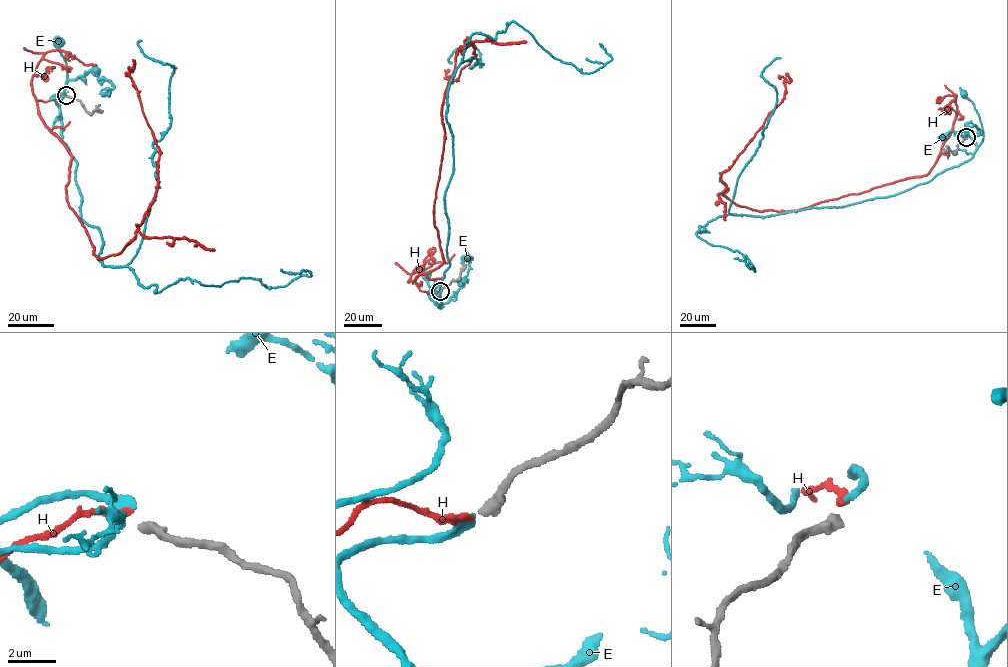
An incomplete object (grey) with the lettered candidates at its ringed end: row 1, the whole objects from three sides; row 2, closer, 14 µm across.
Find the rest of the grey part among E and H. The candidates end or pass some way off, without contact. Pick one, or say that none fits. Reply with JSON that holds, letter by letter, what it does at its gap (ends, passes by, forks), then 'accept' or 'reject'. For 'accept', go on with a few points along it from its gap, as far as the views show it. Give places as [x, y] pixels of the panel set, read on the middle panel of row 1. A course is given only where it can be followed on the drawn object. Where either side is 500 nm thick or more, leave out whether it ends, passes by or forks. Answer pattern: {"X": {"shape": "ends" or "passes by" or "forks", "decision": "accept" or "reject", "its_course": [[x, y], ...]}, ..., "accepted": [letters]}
{"E": {"shape": "ends", "decision": "accept", "its_course": [[439, 291], [429, 295], [441, 308], [426, 276]]}, "H": {"shape": "ends", "decision": "reject"}, "accepted": ["E"]}

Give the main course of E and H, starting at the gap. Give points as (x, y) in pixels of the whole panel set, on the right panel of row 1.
E: (967, 136), (968, 134), (977, 147), (983, 131), (974, 104), (963, 94)
H: (967, 137), (952, 131), (920, 176), (796, 210), (735, 204), (723, 194), (721, 174), (783, 98), (786, 76)

